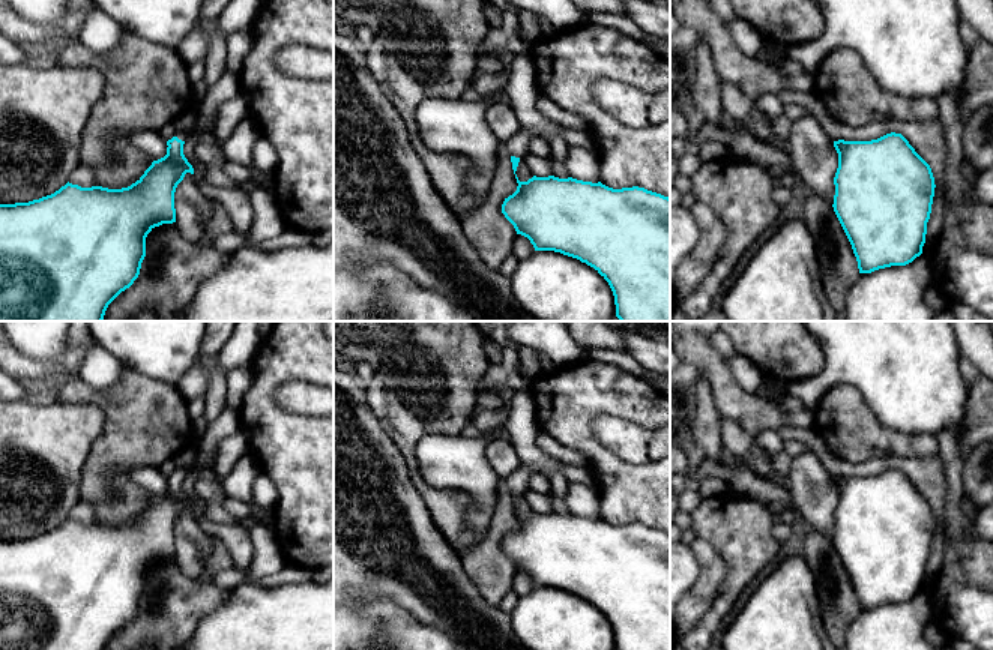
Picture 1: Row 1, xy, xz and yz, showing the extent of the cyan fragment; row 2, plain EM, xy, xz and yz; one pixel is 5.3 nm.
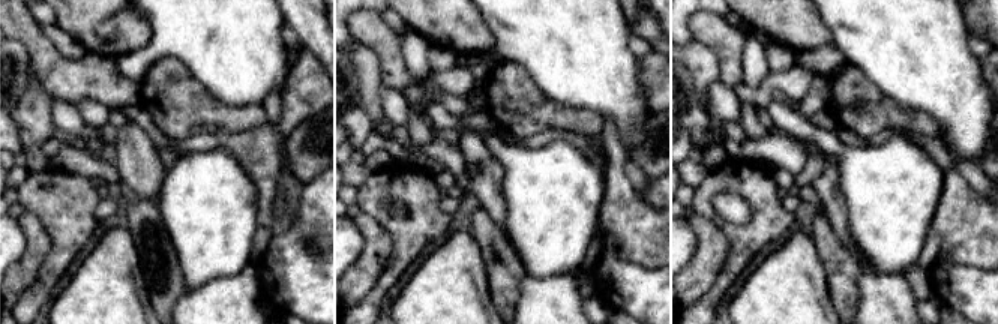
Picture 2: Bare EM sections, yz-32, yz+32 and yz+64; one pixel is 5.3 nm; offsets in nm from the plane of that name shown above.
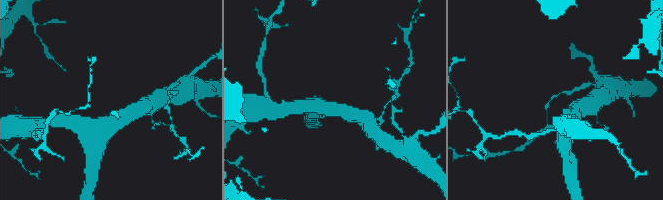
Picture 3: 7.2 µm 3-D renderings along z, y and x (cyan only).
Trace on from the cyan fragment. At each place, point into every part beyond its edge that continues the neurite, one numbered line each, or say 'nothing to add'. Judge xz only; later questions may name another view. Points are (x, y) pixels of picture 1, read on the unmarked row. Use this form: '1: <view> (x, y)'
1: xz (520, 481)

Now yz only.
nothing to add

